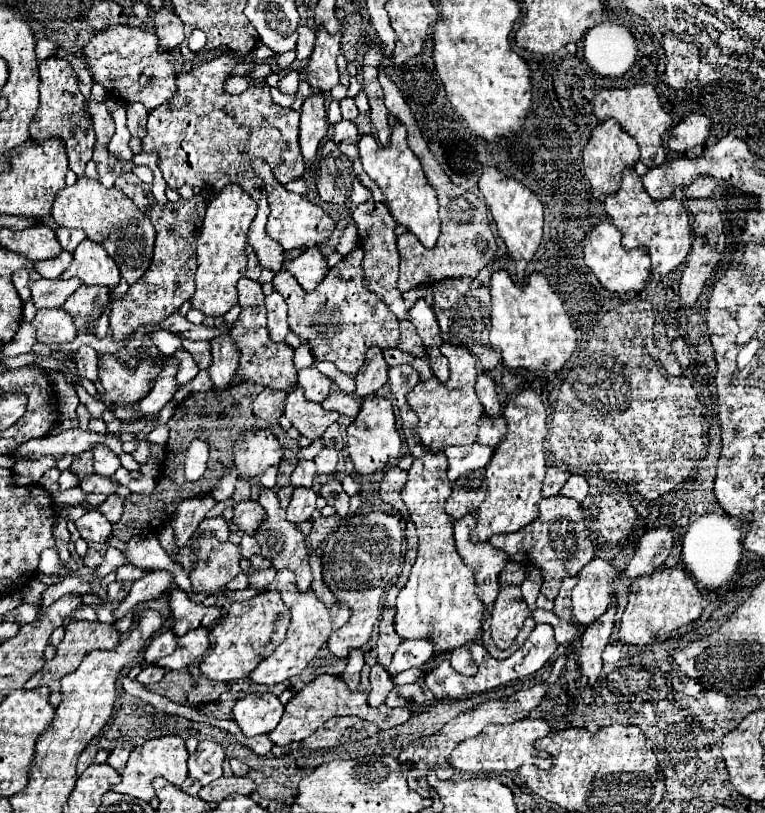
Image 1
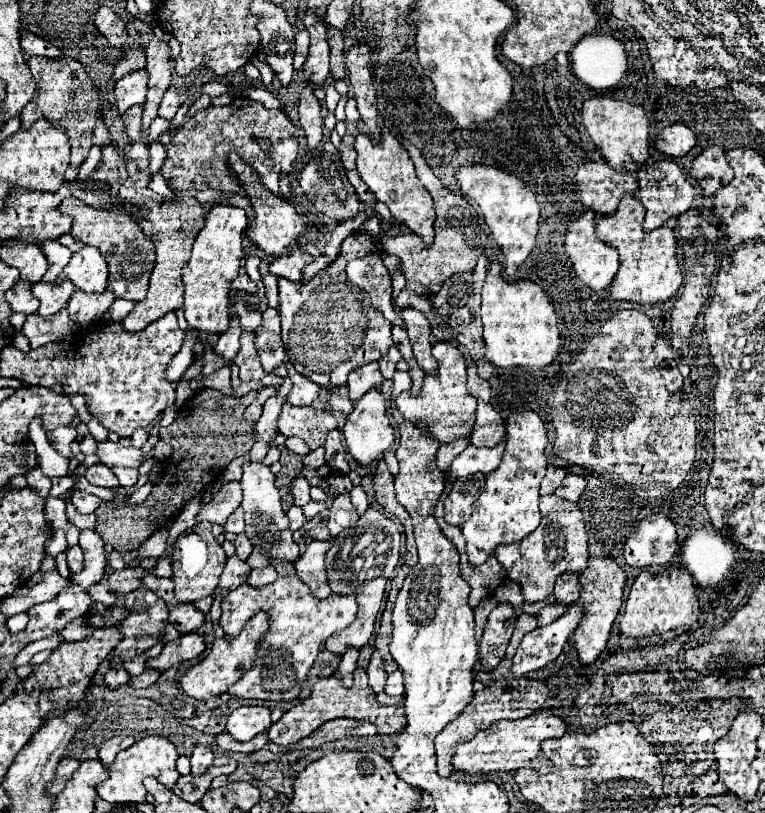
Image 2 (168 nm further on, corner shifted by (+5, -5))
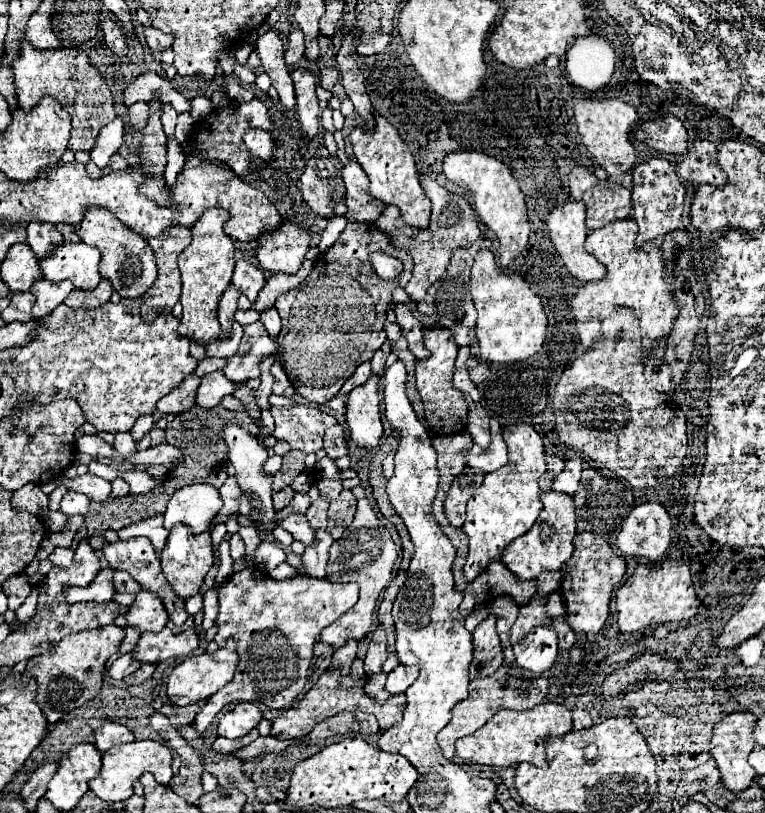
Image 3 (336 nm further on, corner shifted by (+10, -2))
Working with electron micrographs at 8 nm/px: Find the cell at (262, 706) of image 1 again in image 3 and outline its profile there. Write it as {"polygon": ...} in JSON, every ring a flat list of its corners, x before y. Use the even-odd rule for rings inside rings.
{"polygon":[[238,703,232,711,224,713,218,723,218,735,228,739,238,739,258,727,262,719,262,709,256,703]]}

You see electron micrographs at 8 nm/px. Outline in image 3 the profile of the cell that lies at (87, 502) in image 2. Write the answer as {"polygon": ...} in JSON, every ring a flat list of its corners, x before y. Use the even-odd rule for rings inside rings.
{"polygon":[[68,491,60,503,60,511,66,515,86,515,88,505,90,505,90,499,86,495]]}

